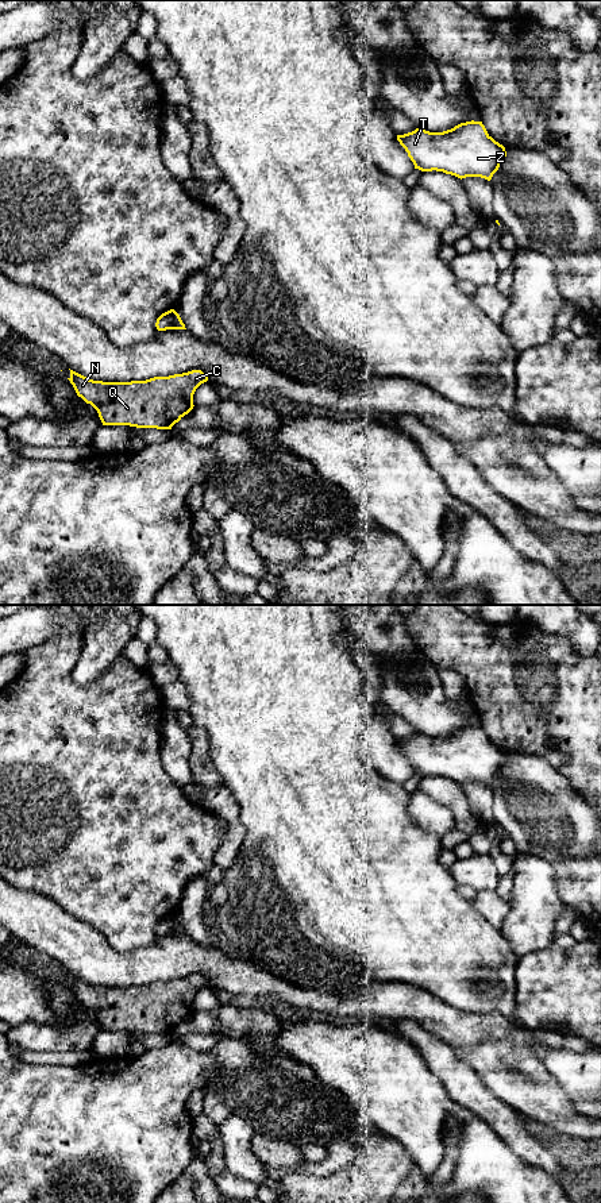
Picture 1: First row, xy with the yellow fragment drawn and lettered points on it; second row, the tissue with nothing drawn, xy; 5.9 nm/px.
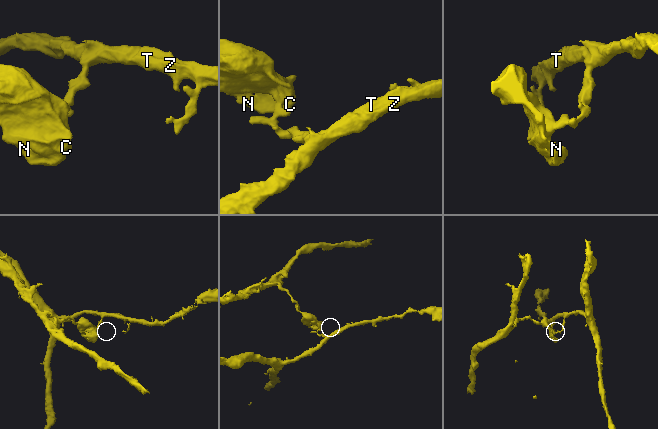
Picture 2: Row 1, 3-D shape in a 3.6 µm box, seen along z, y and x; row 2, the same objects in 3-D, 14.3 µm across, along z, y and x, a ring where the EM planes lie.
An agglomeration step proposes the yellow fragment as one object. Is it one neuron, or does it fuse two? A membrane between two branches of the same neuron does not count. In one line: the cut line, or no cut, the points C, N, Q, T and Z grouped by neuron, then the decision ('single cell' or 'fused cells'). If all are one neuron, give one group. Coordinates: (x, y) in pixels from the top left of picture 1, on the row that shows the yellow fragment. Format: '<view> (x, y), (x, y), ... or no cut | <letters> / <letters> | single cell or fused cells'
xy (173, 309), (173, 324), (169, 328) | C N Q / T Z | fused cells

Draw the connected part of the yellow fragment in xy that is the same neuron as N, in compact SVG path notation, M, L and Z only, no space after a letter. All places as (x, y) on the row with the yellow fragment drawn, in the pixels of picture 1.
M70 370L68 379L97 410L103 425L172 429L193 409L193 394L208 377L192 370L146 381L103 382Z

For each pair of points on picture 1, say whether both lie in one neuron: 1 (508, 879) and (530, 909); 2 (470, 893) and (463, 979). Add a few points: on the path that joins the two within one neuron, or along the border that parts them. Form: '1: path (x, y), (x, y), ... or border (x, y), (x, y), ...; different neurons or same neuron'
1: border (512, 870), (513, 891), (509, 902); different neurons
2: border (457, 885), (457, 891), (470, 902); different neurons

